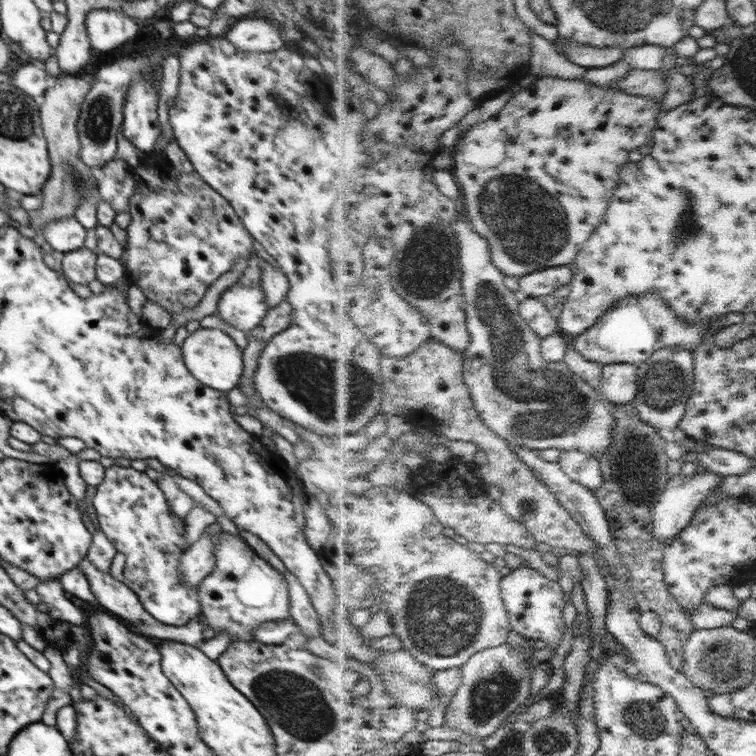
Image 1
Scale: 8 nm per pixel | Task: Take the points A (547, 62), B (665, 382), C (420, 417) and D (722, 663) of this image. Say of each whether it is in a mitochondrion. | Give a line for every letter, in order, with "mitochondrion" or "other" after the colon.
A: other
B: mitochondrion
C: other
D: mitochondrion

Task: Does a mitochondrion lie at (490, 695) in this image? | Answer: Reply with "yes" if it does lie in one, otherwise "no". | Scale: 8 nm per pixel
yes

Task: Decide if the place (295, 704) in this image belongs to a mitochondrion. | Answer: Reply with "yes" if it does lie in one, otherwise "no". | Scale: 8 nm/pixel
yes

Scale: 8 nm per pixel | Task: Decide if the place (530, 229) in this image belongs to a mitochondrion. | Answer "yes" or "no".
yes

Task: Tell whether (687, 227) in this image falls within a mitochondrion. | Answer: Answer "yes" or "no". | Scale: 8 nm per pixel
yes

